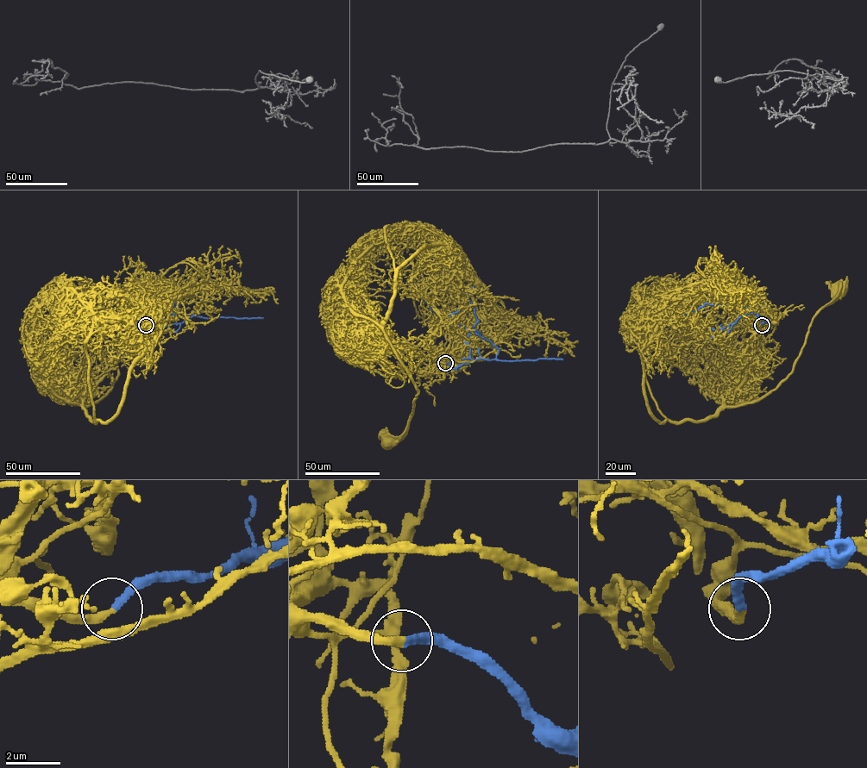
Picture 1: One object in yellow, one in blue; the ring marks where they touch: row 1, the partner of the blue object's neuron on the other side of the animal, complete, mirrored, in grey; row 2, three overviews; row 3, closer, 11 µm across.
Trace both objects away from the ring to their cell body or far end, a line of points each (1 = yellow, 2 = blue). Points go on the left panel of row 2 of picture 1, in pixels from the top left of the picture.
1: (145, 325), (140, 325), (128, 351), (88, 393), (83, 406), (102, 397), (117, 375), (113, 317), (89, 290)
2: (145, 324), (172, 316), (187, 317), (198, 313), (179, 323), (145, 331), (125, 327), (122, 322), (136, 310)

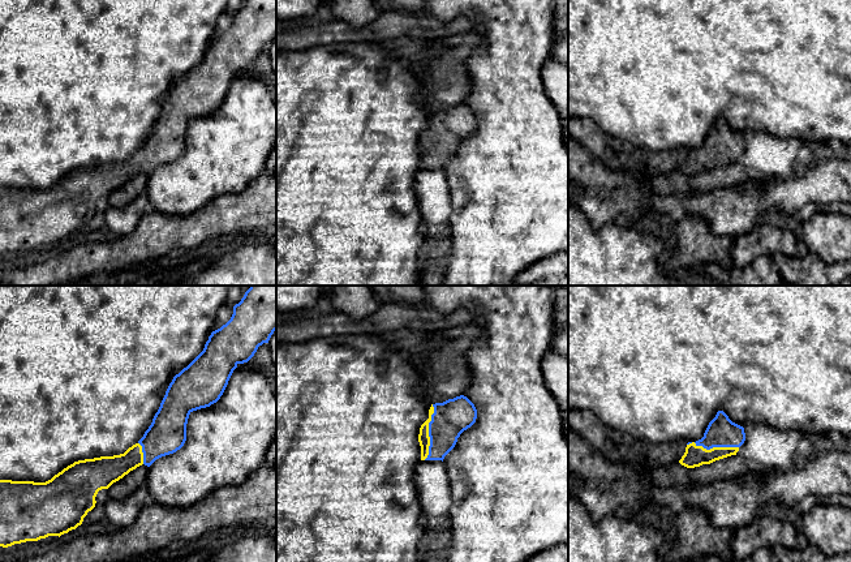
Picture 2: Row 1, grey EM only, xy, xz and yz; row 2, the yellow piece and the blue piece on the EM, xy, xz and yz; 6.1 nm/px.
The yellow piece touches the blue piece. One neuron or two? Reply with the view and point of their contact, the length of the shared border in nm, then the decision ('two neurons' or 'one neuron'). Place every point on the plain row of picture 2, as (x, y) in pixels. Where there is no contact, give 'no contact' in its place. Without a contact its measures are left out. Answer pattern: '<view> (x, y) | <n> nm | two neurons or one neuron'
xz (428, 140) | 340 nm | two neurons

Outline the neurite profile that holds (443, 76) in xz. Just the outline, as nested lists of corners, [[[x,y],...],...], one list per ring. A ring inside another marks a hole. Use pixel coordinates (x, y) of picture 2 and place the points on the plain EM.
[[[456,47],[452,51],[429,59],[414,73],[427,87],[426,104],[431,112],[464,103],[470,90],[470,80],[464,63],[470,55],[469,50]]]

